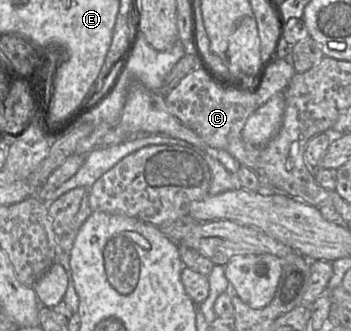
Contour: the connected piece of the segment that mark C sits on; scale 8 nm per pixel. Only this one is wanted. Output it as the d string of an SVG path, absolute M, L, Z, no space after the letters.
M277 58L267 69L261 88L257 93L223 89L199 69L187 74L165 95L168 110L185 126L192 129L203 142L215 149L226 149L234 138L241 137L247 119L272 96L284 92L295 75L295 69L285 59Z

